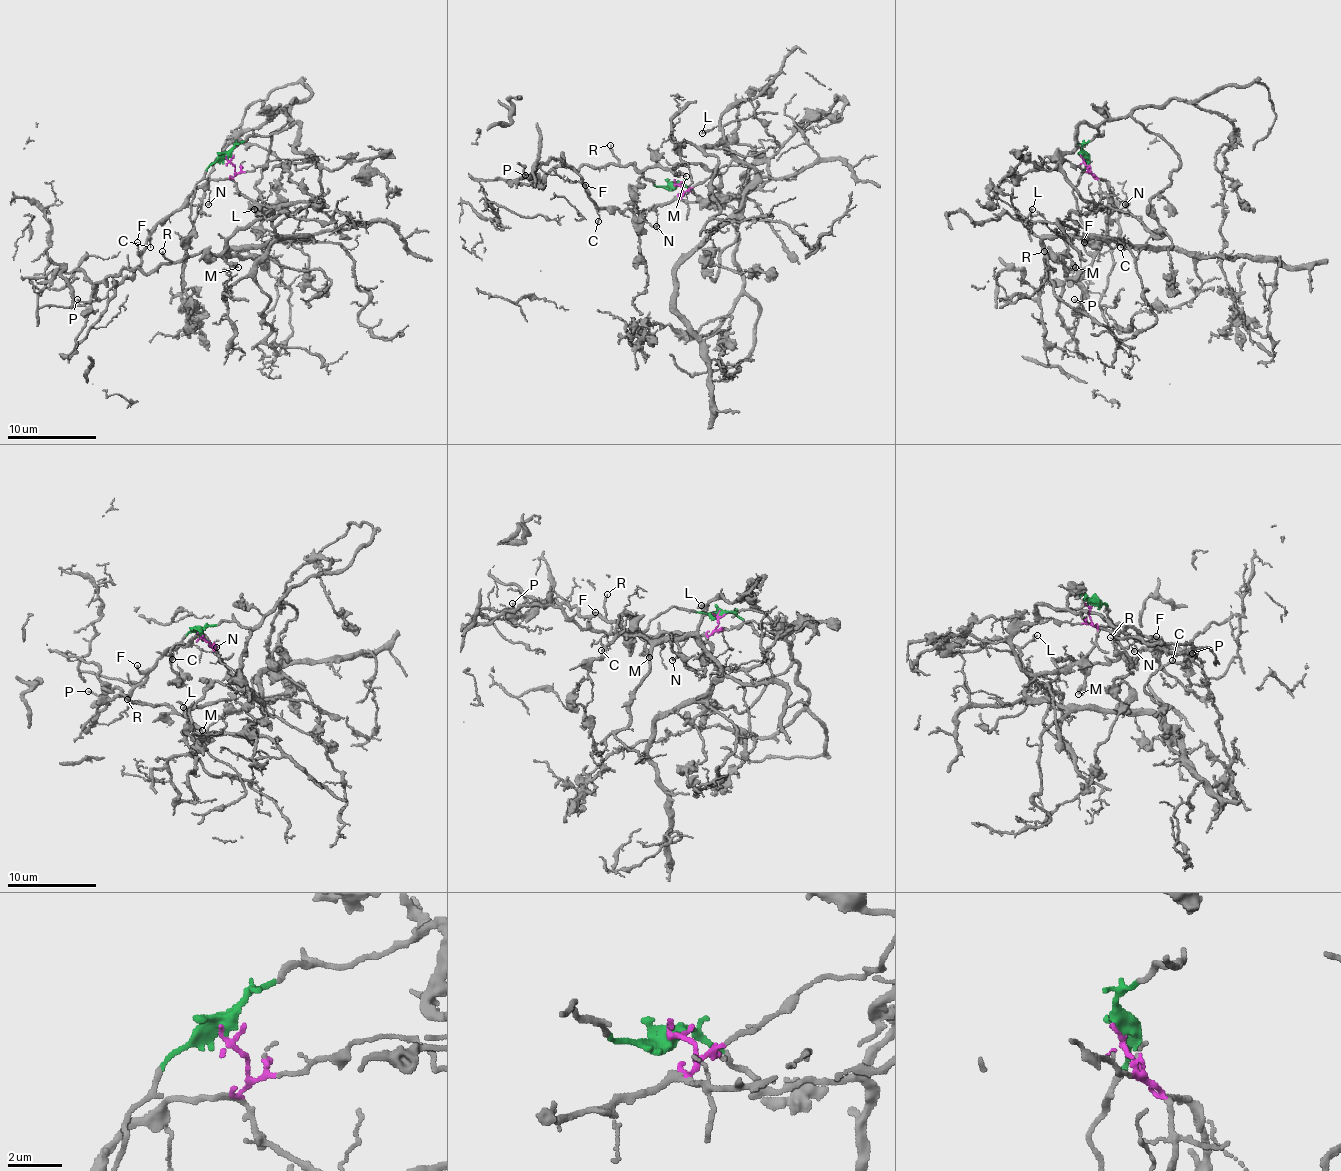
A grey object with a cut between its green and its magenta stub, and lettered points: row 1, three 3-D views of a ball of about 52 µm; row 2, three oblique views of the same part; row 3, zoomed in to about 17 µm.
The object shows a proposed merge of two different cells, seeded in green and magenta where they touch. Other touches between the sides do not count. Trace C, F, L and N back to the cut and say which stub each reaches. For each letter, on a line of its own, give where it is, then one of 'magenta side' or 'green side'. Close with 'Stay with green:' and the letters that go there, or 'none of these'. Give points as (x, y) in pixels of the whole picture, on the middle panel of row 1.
C: (598, 221) | magenta side
F: (585, 185) | magenta side
L: (702, 133) | green side
N: (656, 226) | magenta side
Stay with green: L

